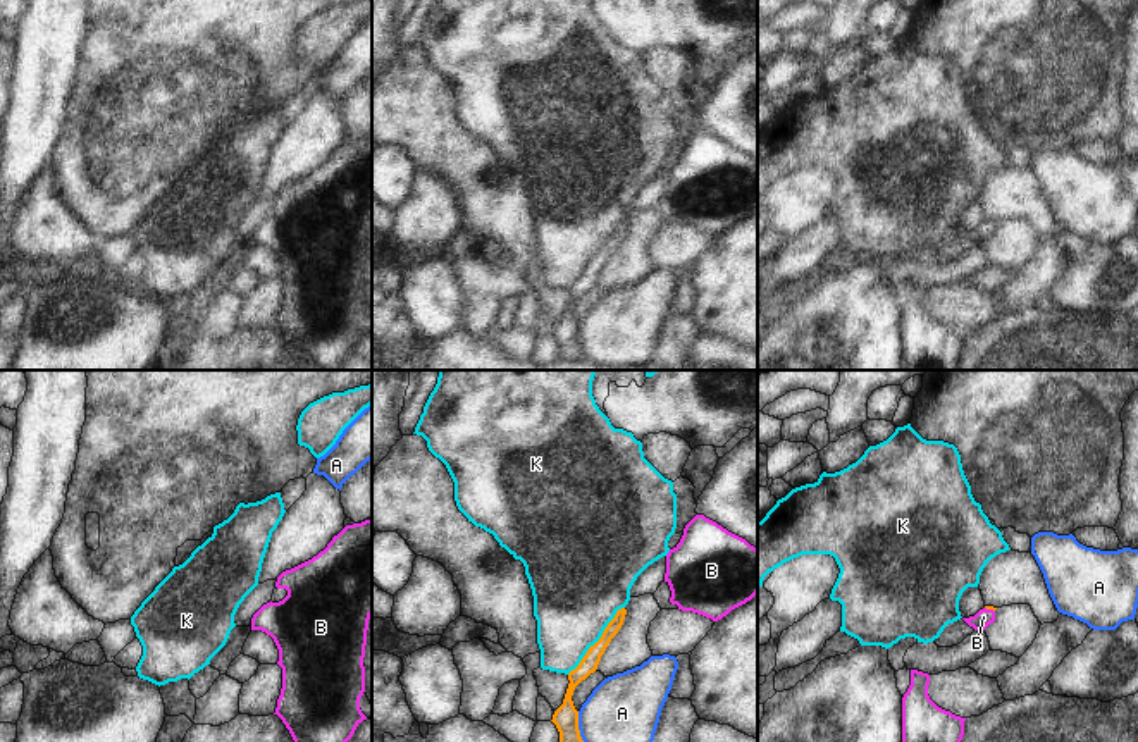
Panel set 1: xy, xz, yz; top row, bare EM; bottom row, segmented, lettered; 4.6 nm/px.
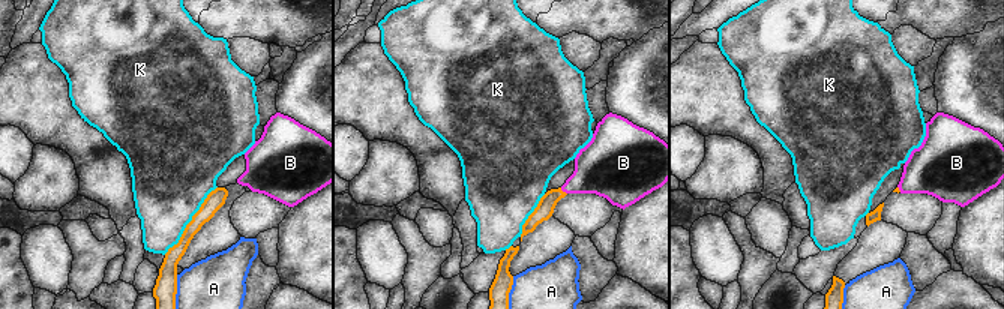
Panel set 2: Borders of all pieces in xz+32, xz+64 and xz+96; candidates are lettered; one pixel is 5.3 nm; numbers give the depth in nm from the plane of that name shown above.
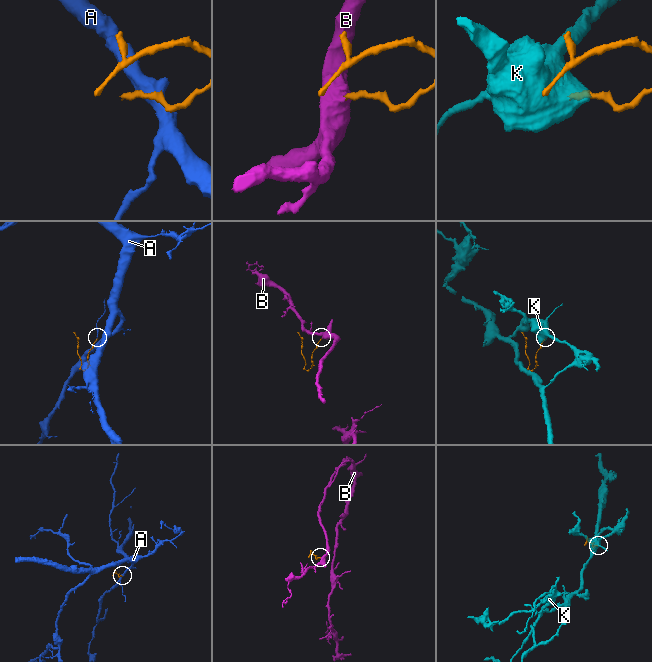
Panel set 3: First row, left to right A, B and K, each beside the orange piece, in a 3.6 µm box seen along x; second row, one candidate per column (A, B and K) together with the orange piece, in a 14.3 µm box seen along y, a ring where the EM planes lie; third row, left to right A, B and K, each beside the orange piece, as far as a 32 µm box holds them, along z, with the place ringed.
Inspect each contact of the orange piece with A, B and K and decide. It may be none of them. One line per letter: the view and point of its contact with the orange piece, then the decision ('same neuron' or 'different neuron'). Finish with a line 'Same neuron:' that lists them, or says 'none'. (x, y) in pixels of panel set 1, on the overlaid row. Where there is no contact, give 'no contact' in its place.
A: xz (577, 727) | different neuron
B: yz (990, 608) | same neuron
K: xz (598, 641) | different neuron
Same neuron: B

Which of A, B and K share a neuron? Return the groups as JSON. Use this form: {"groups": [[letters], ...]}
{"groups": [["A"], ["B"], ["K"]]}

